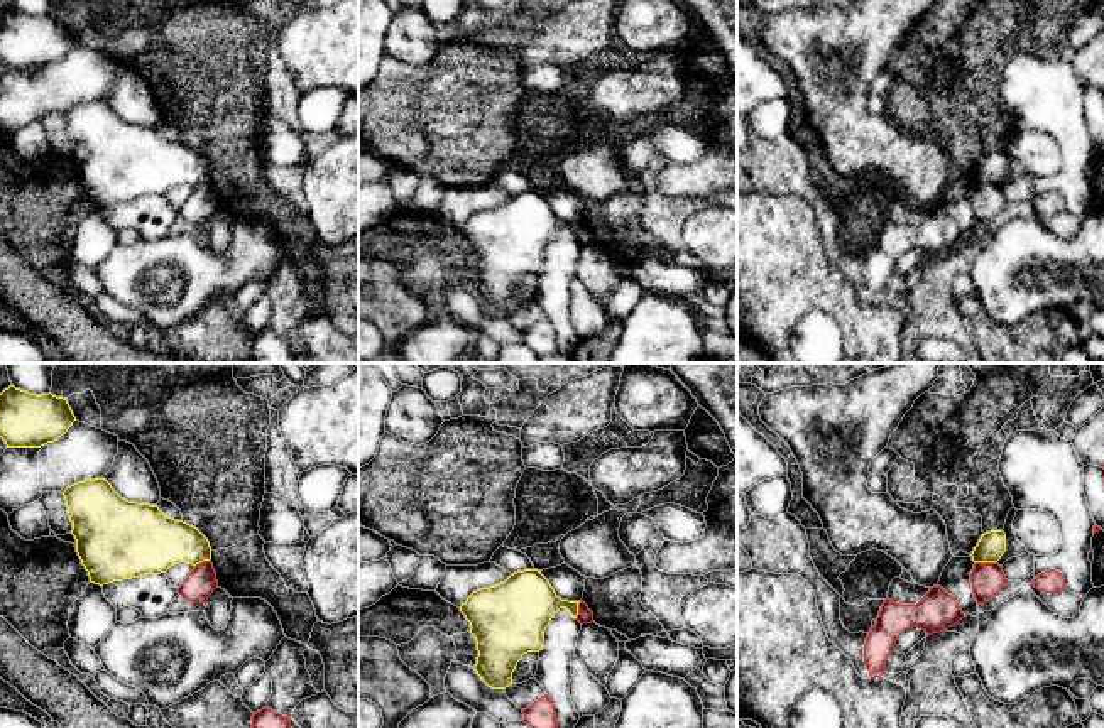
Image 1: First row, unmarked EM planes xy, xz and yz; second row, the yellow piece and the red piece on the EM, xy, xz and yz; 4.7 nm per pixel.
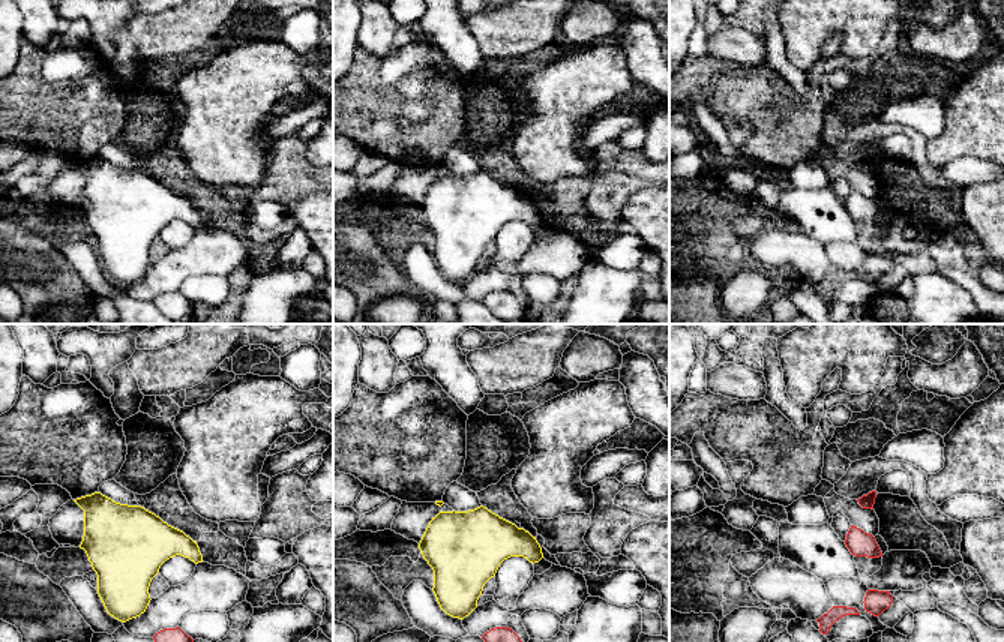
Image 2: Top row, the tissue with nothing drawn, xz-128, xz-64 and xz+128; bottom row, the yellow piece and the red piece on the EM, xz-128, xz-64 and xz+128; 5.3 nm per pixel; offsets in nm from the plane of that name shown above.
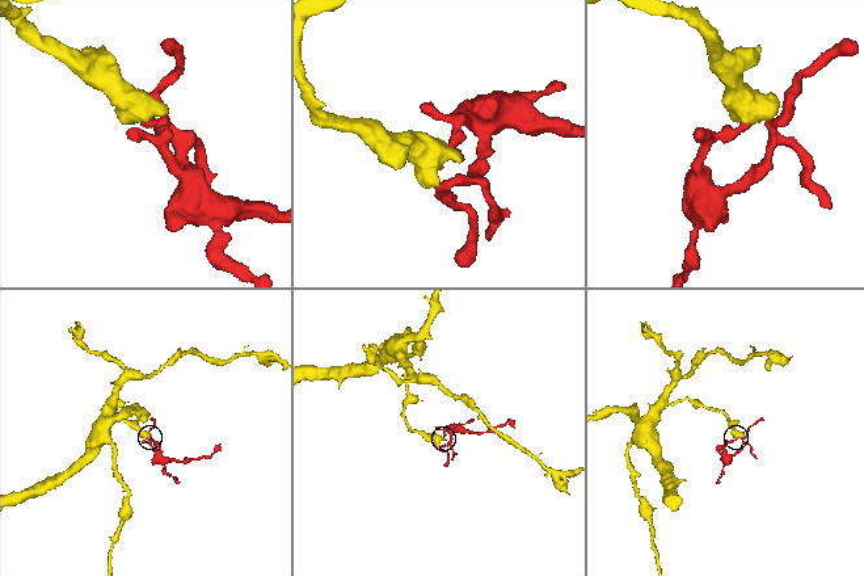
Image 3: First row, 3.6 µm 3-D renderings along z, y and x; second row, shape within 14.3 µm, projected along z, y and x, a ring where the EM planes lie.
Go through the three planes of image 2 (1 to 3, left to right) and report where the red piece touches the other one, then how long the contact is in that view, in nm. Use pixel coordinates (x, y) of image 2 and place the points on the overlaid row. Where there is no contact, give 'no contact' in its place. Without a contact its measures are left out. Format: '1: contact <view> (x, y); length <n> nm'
1: no contact
2: no contact
3: no contact

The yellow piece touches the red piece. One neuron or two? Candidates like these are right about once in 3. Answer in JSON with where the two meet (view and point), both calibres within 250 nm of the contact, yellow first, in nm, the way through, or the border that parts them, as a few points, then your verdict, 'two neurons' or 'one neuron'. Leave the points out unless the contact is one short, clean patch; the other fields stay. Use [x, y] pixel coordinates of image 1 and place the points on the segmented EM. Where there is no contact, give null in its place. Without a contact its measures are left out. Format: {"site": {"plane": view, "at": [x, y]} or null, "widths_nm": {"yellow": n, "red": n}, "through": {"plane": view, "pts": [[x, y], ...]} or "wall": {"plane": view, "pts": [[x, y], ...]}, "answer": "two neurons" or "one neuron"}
{"site": {"plane": "yz", "at": [986, 561]}, "widths_nm": {"yellow": 140, "red": 160}, "wall": {"plane": "yz", "pts": [[976, 561], [996, 563]]}, "answer": "two neurons"}

